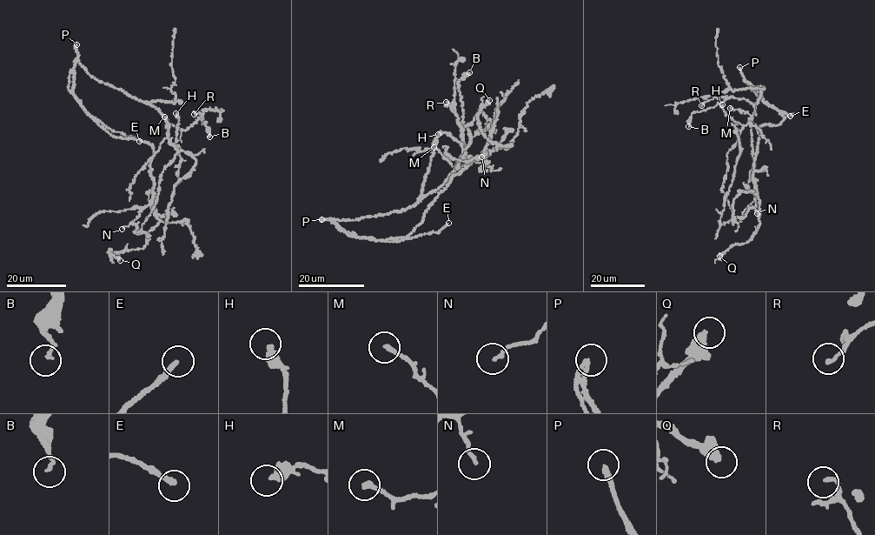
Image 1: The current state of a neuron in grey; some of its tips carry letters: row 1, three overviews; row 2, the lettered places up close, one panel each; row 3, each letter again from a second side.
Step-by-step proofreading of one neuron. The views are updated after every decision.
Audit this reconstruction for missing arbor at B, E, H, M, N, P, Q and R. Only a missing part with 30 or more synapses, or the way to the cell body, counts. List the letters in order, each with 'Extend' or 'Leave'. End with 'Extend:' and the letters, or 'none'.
B: Leave
E: Extend
H: Leave
M: Leave
N: Leave
P: Extend
Q: Leave
R: Leave
Extend: E, P

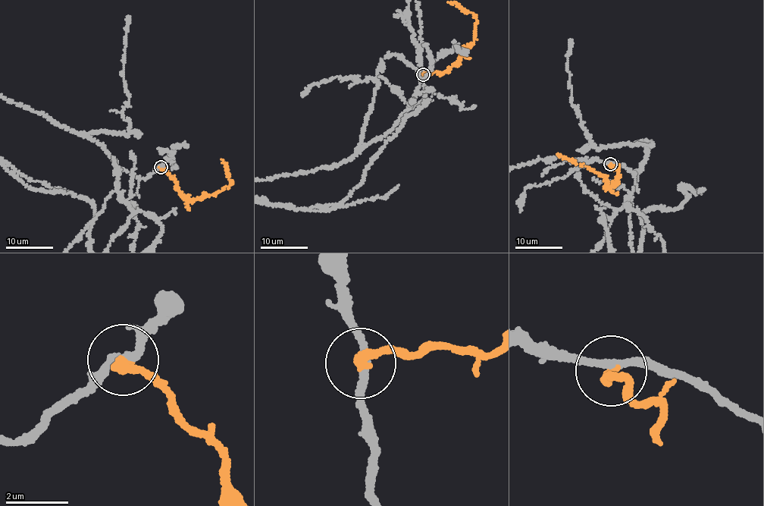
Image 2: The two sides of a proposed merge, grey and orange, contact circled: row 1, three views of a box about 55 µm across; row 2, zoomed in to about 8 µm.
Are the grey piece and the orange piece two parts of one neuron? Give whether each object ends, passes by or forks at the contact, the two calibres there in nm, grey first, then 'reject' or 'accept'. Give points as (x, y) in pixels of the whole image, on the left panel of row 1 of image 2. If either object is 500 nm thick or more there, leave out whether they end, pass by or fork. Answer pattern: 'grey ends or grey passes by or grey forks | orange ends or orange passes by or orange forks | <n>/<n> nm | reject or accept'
grey passes by | orange ends | 240/360 nm | reject

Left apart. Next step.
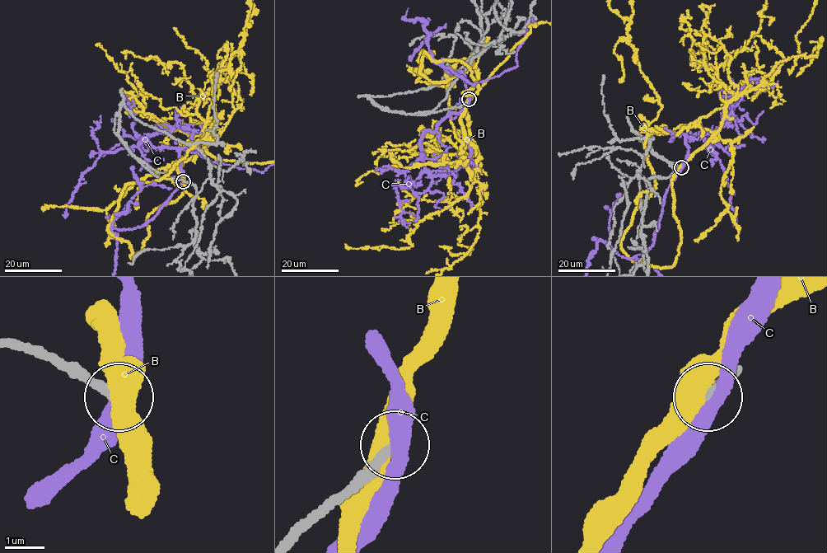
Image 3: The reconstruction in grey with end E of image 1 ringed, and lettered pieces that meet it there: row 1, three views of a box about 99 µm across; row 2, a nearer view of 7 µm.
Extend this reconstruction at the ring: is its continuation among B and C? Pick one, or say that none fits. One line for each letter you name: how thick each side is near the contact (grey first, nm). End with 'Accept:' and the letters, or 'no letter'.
Accept: no letter

